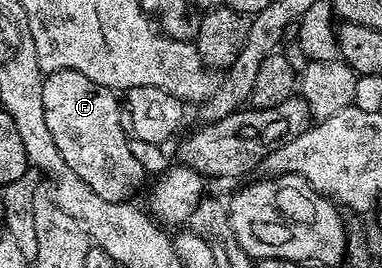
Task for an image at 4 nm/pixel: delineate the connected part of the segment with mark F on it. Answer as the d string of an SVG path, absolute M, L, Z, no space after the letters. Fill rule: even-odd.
M61 70L44 75L41 102L45 105L45 126L49 126L49 134L53 134L53 142L57 142L57 150L61 150L61 158L65 158L65 166L93 190L93 194L101 194L109 202L130 201L131 195L143 184L145 173L141 162L133 158L131 140L128 129L121 126L121 114L124 109L114 91L90 78L85 74L77 74L77 70Z

